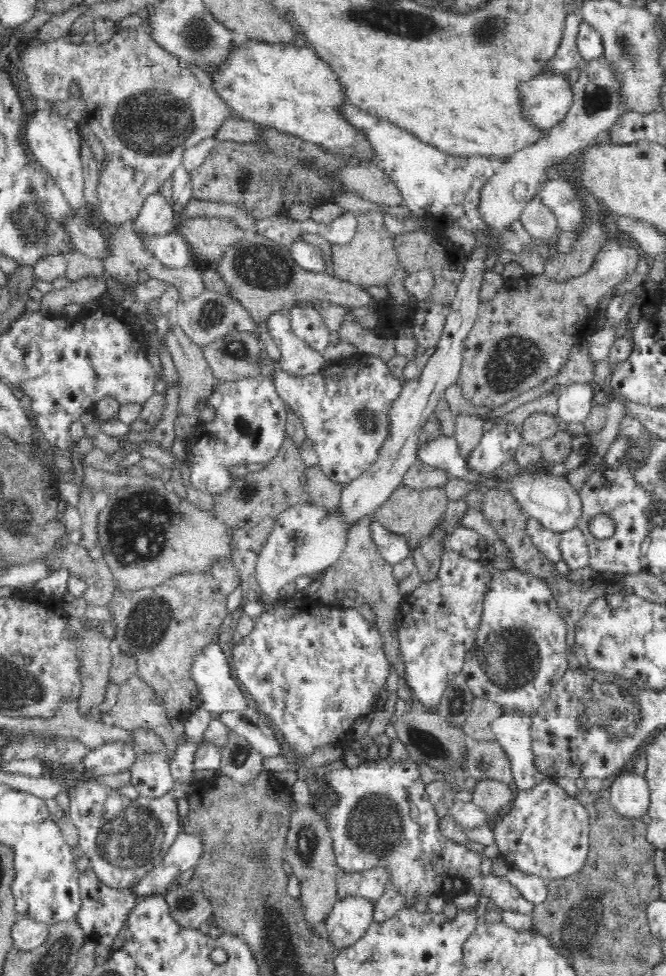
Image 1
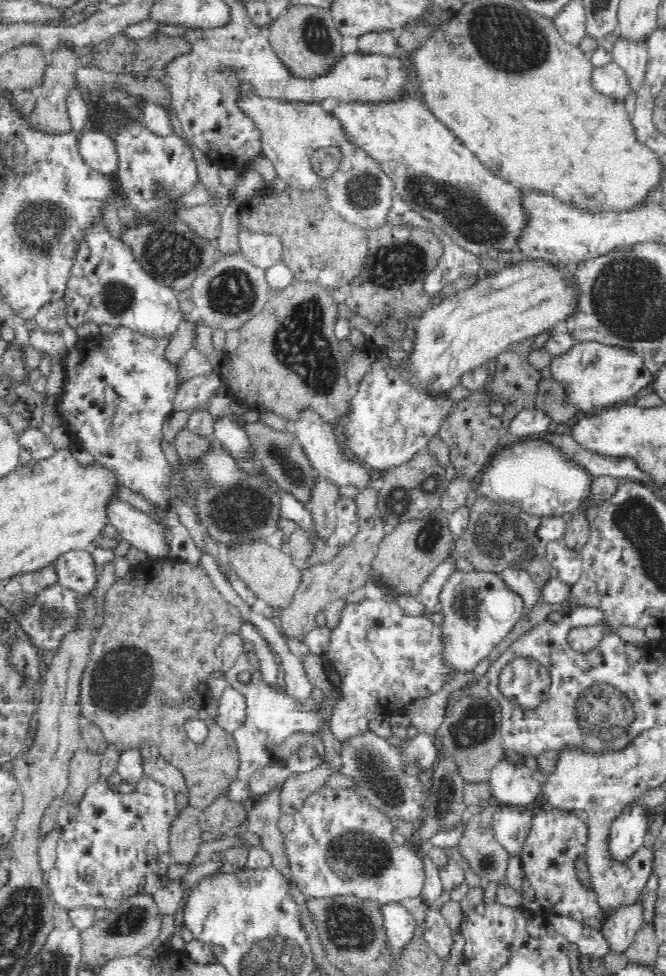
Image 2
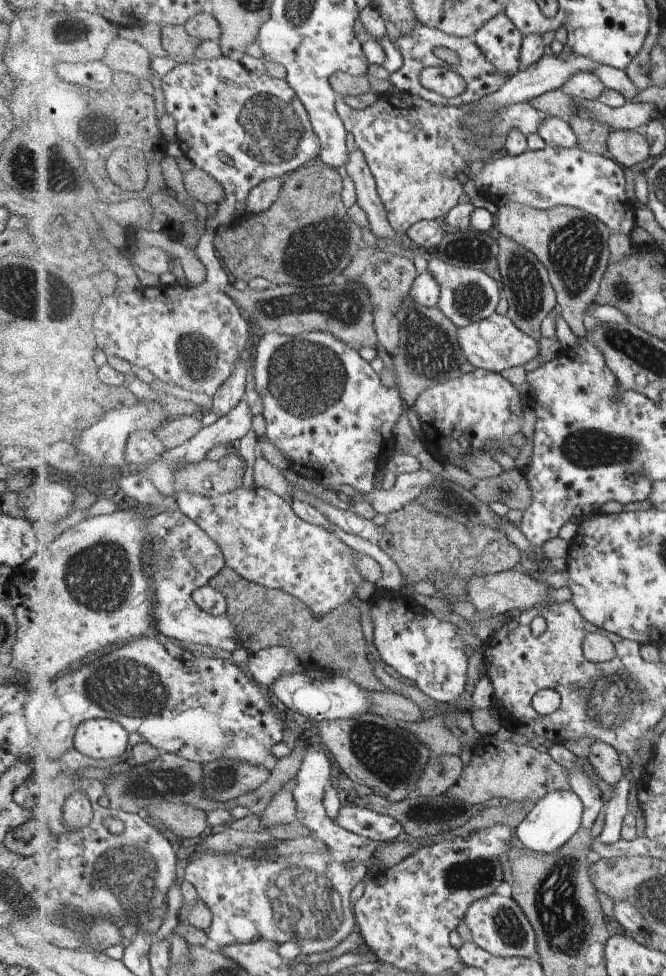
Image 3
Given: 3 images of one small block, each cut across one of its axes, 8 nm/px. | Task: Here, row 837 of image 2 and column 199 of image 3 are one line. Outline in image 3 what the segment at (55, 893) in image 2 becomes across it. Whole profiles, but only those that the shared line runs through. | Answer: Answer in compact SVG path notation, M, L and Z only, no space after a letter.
M223 54L215 59L201 59L193 56L186 62L177 63L173 69L162 77L162 92L164 96L160 101L160 104L163 104L166 107L166 113L171 115L176 121L176 141L179 144L180 150L187 159L190 159L194 163L195 167L199 167L201 170L207 172L207 174L210 174L219 184L221 184L221 186L223 186L223 190L225 190L225 200L221 200L221 202L218 203L218 207L213 216L206 218L206 228L216 229L220 225L233 225L234 222L246 212L245 209L248 208L249 194L251 194L252 190L256 189L261 182L273 180L273 178L277 178L277 176L286 178L289 173L300 169L304 164L316 159L321 154L320 138L313 128L312 119L309 116L308 110L286 78L275 79L267 75L259 76L259 74L252 74L247 68L243 67L241 62Z

